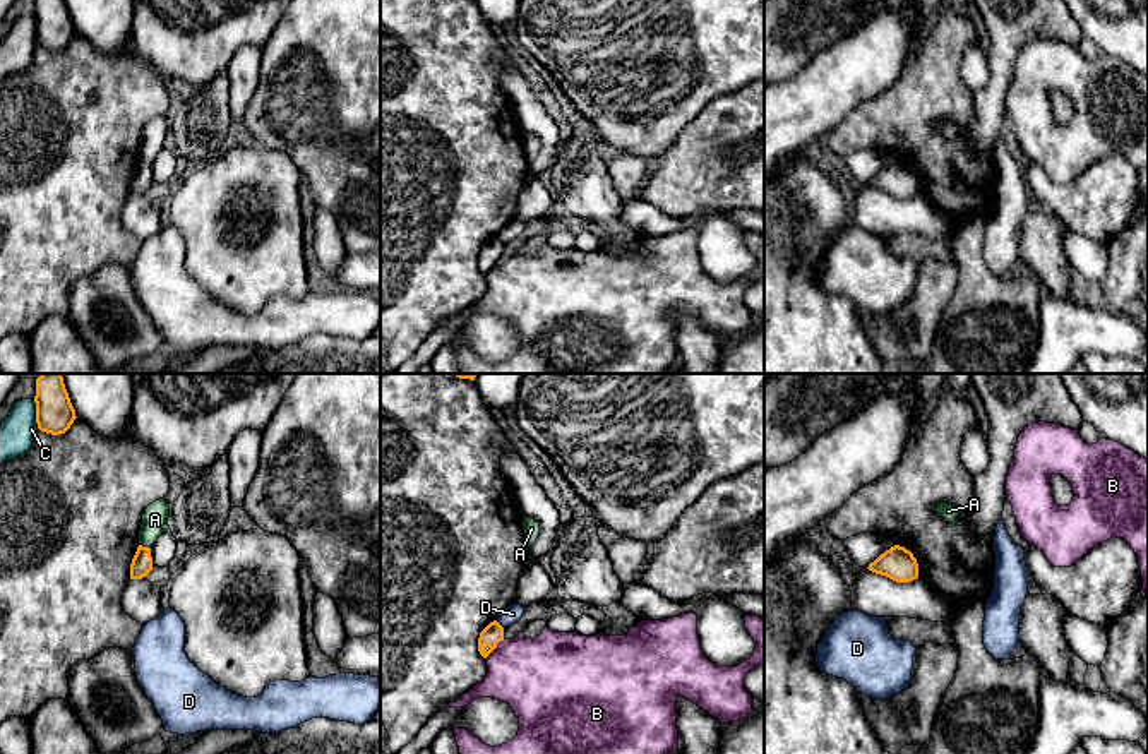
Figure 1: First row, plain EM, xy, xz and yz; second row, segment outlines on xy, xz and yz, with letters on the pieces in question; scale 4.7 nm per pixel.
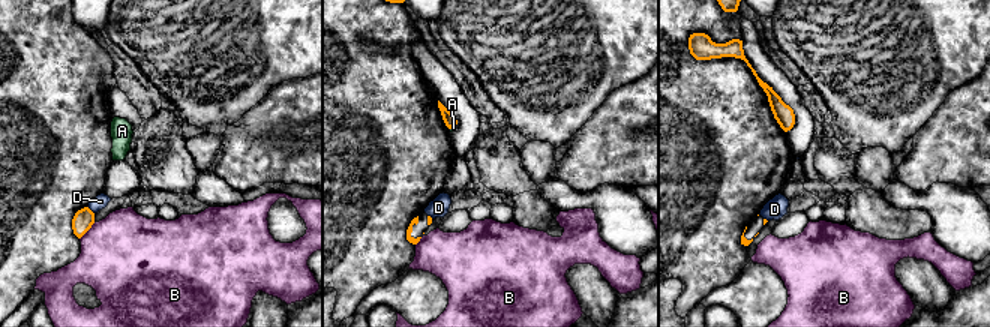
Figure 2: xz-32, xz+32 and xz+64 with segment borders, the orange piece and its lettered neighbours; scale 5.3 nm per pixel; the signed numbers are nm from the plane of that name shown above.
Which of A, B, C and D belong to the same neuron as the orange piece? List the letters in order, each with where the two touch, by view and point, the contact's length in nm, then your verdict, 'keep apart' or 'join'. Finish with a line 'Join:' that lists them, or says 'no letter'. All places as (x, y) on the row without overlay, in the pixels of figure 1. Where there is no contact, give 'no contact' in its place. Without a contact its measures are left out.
A: contact xy (144, 163); length 50 nm; keep apart
B: contact xz (496, 263); length 130 nm; keep apart
C: contact xy (36, 31); length 150 nm; keep apart
D: contact xz (499, 240); length 60 nm; keep apart
Join: no letter

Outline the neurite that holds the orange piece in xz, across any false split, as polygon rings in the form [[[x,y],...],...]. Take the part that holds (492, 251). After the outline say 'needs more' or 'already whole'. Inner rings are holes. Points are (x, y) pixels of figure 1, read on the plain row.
[[[493,236],[480,248],[478,254],[480,271],[487,274],[500,257],[504,257],[504,243],[497,236]]]; already whole

